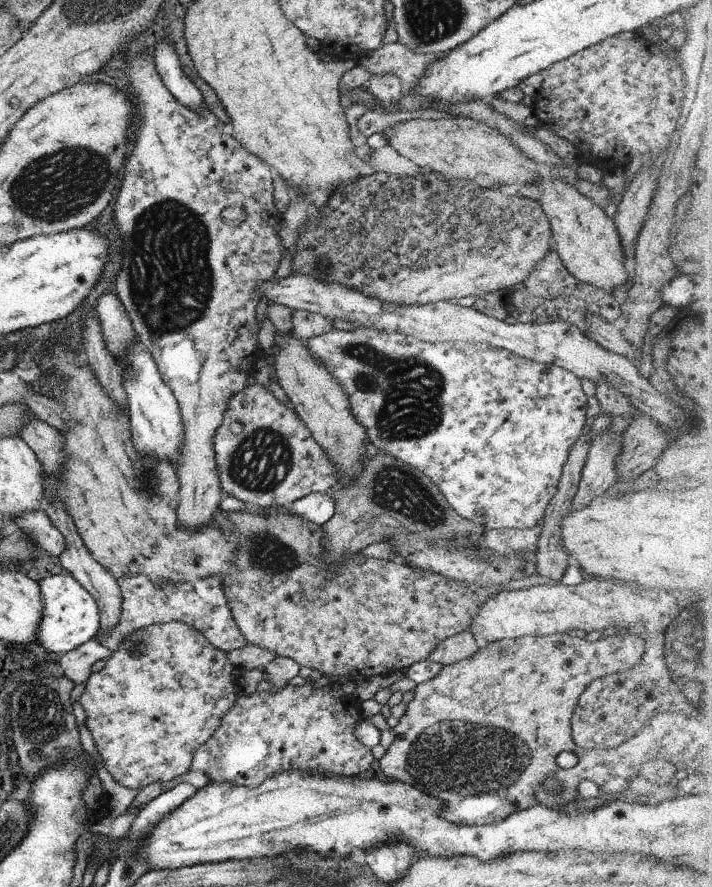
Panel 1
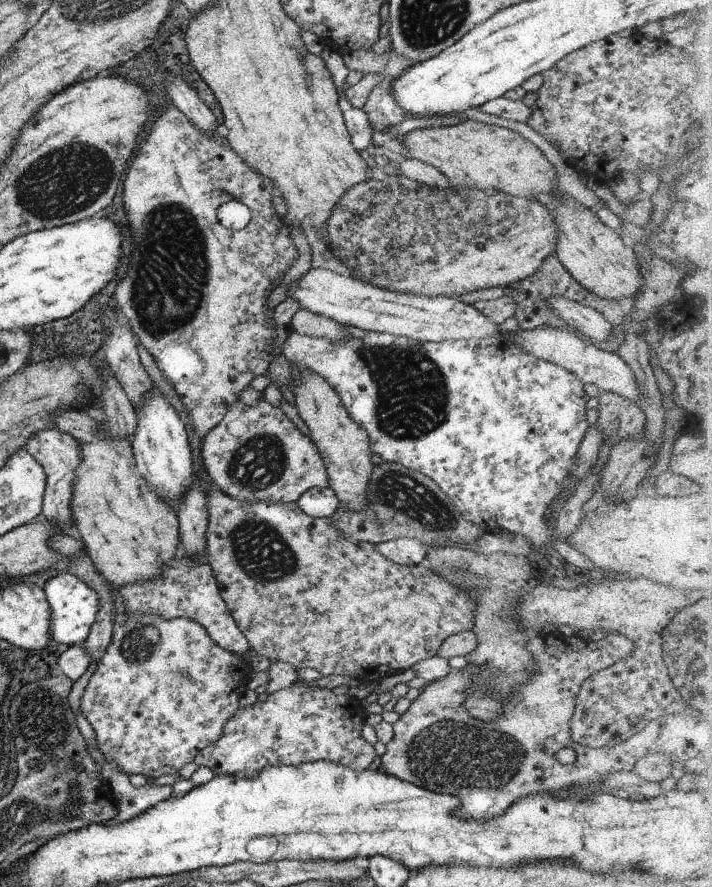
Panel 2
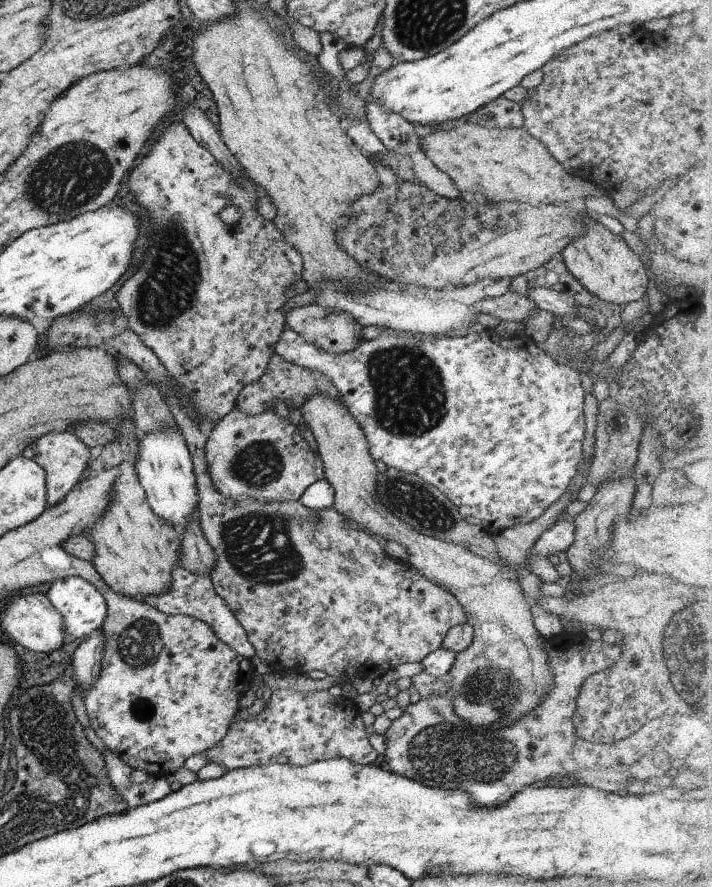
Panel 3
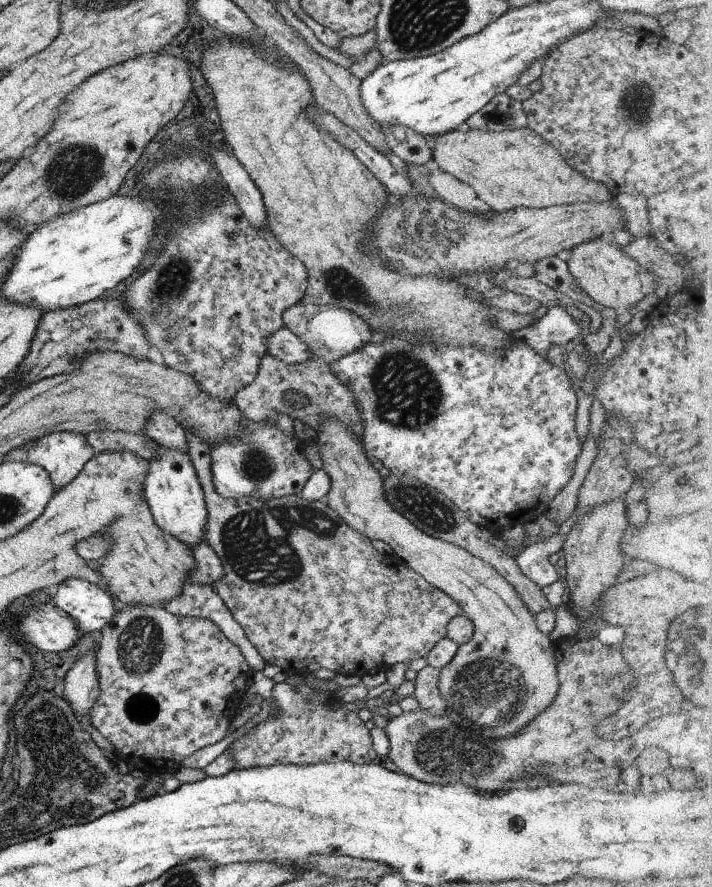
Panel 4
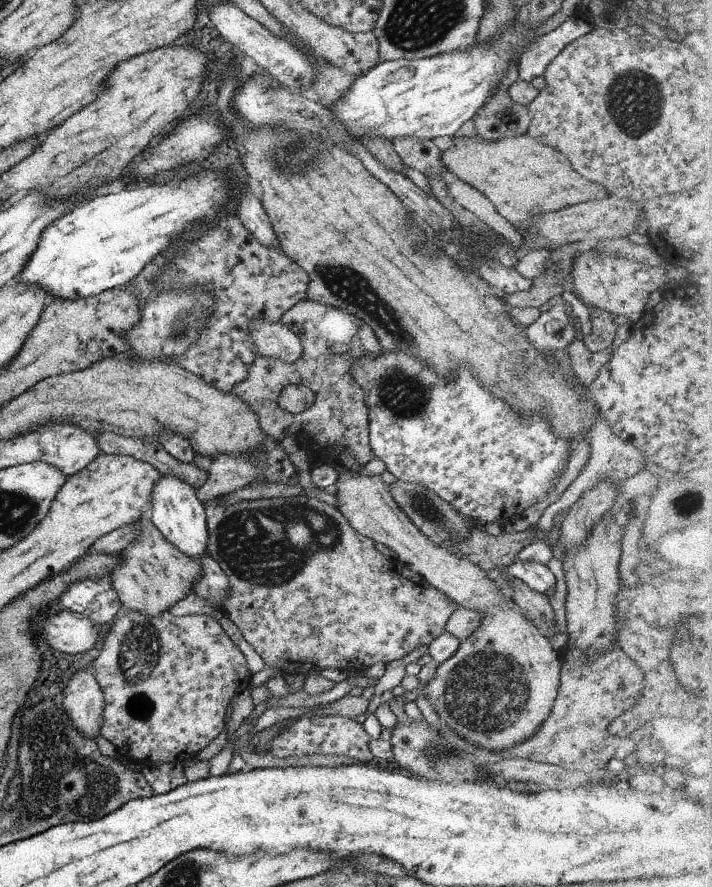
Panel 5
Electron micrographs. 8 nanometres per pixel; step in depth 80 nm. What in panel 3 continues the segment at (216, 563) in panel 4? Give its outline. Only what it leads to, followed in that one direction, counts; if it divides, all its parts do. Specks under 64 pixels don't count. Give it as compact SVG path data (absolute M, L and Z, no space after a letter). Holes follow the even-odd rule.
M193 518L183 527L180 540L179 566L193 574L210 576L215 564L213 549L209 546L200 529L197 518Z

